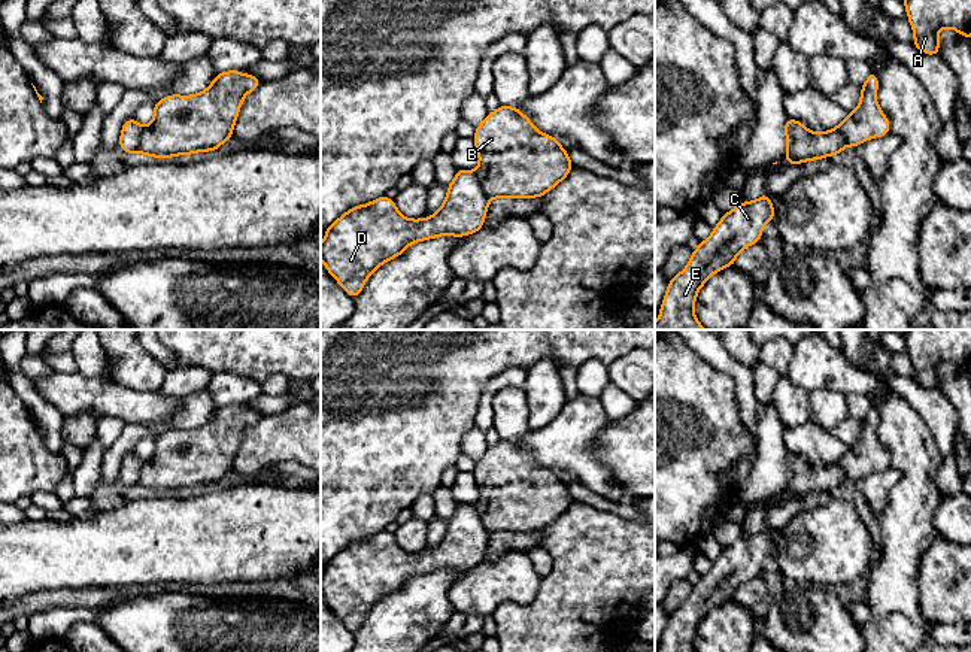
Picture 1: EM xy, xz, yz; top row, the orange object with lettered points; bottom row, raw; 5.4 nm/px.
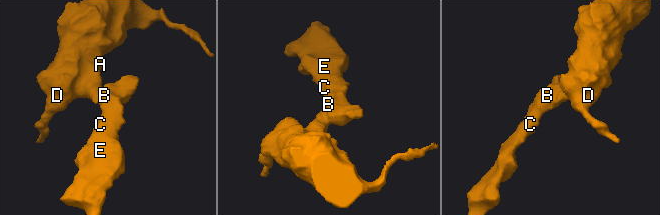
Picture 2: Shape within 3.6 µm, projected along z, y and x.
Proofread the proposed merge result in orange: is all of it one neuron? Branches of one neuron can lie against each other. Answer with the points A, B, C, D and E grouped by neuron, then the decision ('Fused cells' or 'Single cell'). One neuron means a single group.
Groups: A D / B C E. Fused cells

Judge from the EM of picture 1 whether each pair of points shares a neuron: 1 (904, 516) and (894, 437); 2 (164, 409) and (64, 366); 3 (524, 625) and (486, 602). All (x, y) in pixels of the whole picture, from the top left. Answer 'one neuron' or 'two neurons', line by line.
1: one neuron
2: two neurons
3: two neurons

